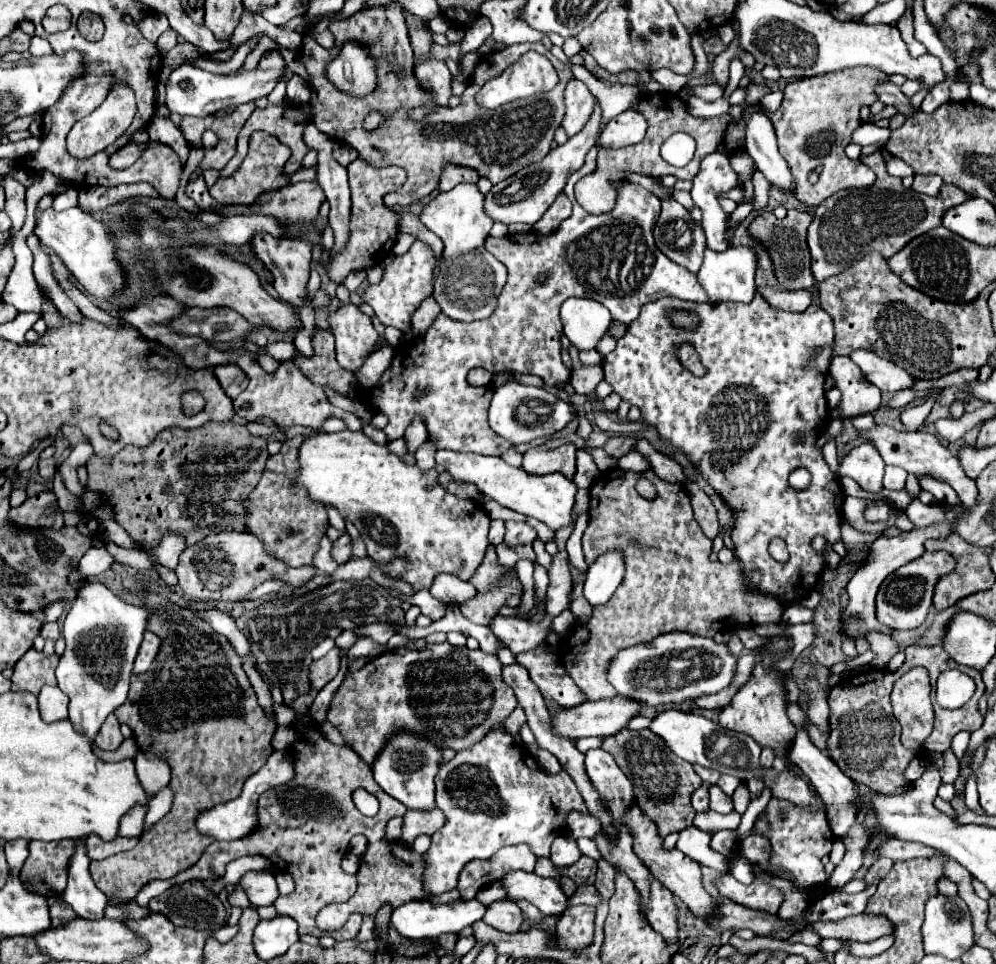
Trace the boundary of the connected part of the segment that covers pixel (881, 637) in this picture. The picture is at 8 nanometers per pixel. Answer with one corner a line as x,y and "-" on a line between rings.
869,634
867,636
869,644
871,644
871,650
877,654
871,662
871,666
875,668
885,668
885,664
889,662
889,658
893,654
897,654
897,644
893,642
891,636
885,636
885,634

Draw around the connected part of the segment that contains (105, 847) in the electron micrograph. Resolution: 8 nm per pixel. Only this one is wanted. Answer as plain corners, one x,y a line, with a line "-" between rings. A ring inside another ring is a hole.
91,834
91,838
87,838
87,852
89,852
91,860
103,860
113,854
131,850
137,842
139,842
139,838
123,838
123,836
117,836
115,840
105,842
103,838

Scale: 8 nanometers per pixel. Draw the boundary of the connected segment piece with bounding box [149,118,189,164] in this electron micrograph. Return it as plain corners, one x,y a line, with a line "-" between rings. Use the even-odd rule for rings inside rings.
155,118
155,120
151,120
151,124
149,124
149,136
151,136
151,140
157,140
161,144
171,146
179,154
181,162
183,164
187,162
187,158
189,158
187,140
183,138
183,132
171,120
167,120
167,118

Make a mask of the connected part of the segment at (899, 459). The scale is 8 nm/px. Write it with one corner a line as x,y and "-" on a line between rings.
877,426
875,430
870,431
857,431
857,435
866,440
871,440
881,452
885,450
885,458
883,458
885,464
901,466
909,474
915,474
917,478
919,476
939,478
939,480
947,482
959,494
959,498
961,498
965,508
975,508
977,506
979,490
977,490
975,480
971,480
965,474
965,470
959,464
959,458
947,446
943,446
937,436
933,436
929,432
921,432
921,430
915,430
915,432
897,432
897,430
889,428
889,426

